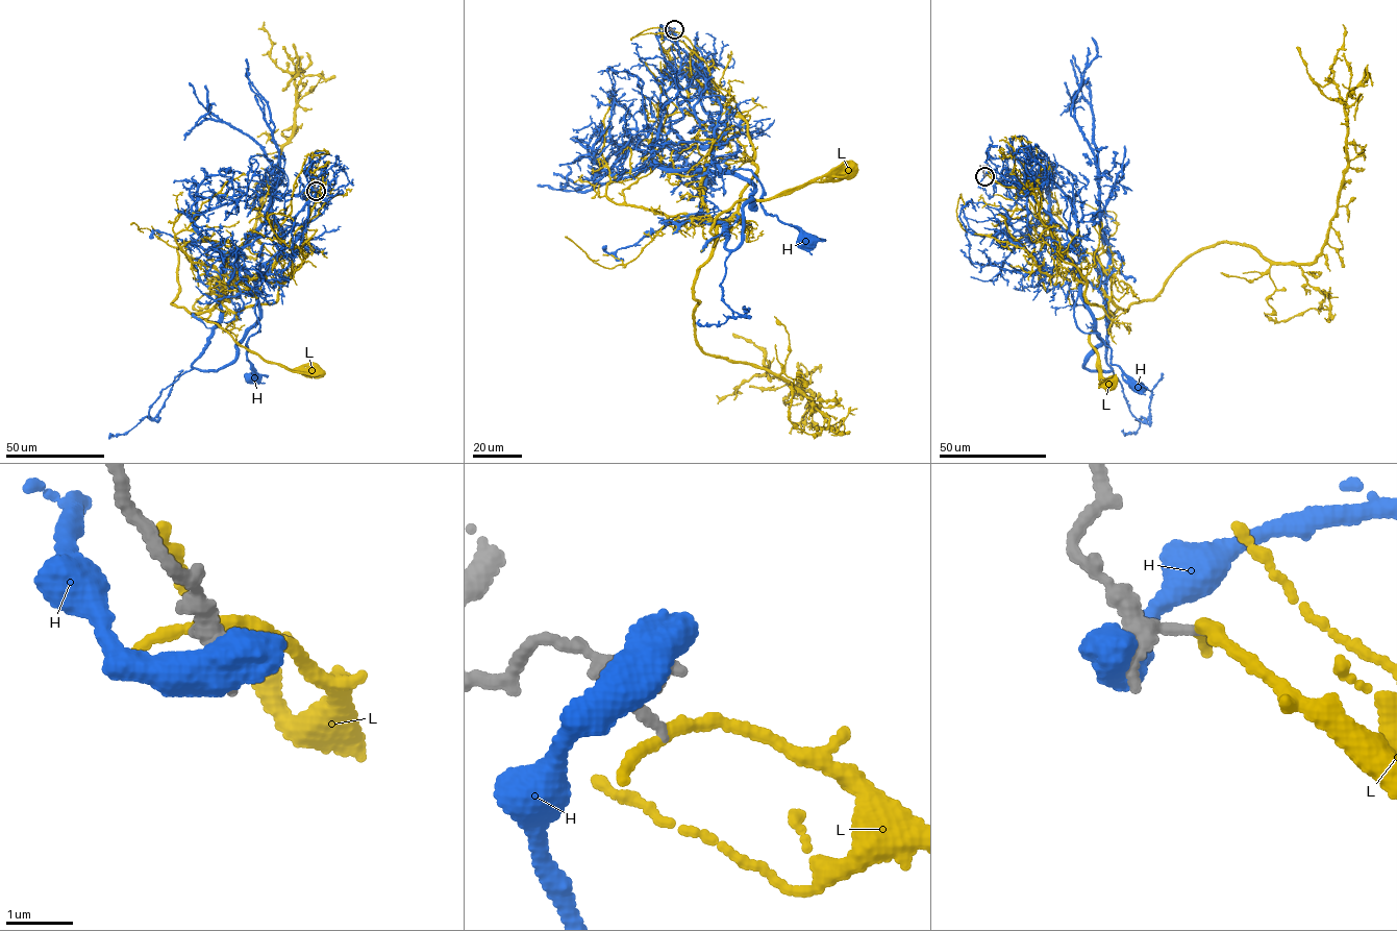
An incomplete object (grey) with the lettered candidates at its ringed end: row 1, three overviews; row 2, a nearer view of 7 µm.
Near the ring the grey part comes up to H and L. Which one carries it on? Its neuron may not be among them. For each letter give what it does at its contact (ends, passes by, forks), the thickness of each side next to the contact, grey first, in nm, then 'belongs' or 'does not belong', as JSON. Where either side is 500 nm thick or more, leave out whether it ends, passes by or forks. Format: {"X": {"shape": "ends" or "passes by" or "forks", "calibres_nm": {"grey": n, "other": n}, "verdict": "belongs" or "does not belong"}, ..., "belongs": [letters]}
{"H": {"calibres_nm": {"grey": 360, "other": 750}, "verdict": "does not belong"}, "L": {"shape": "passes by", "calibres_nm": {"grey": 150, "other": 170}, "verdict": "does not belong"}, "belongs": []}

